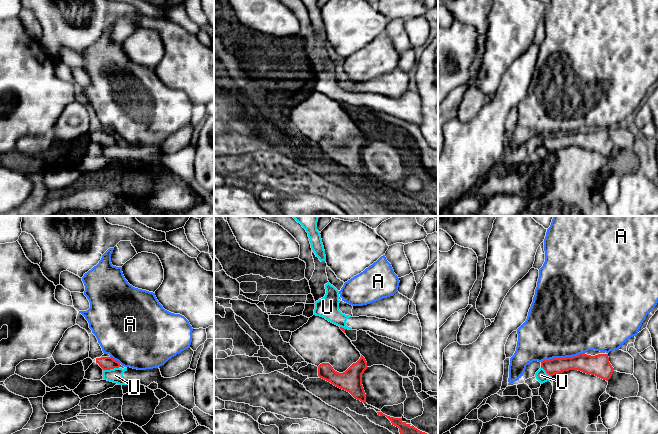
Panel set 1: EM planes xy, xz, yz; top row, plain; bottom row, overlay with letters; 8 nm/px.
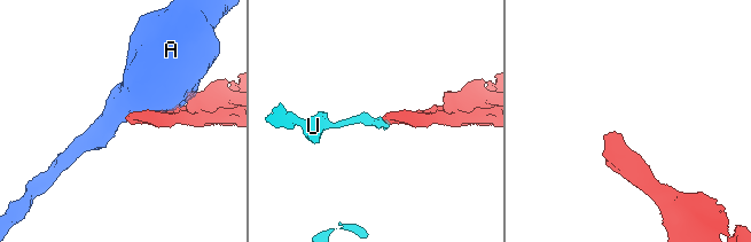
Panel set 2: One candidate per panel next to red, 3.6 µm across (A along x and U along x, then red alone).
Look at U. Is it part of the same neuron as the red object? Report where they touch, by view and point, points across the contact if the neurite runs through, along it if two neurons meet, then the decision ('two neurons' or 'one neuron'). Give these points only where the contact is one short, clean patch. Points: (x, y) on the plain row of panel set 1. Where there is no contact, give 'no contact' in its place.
meets red in xy at (110, 144); border along xy (118, 143), (103, 146); two neurons

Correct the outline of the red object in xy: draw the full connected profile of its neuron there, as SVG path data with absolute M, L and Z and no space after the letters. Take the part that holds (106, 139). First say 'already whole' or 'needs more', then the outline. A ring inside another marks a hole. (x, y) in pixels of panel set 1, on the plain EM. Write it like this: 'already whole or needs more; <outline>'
already whole; M112 133L96 134L96 139L98 139L103 146L110 146L120 143L120 139L114 136Z

